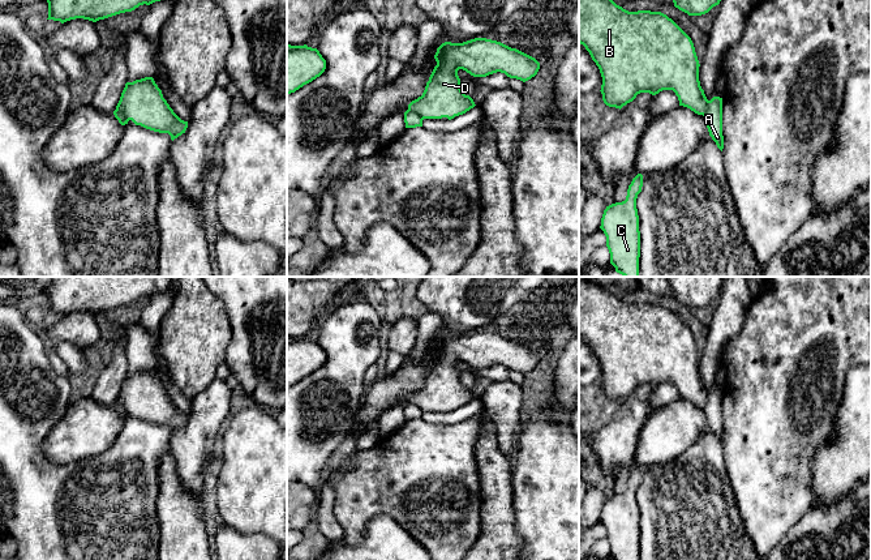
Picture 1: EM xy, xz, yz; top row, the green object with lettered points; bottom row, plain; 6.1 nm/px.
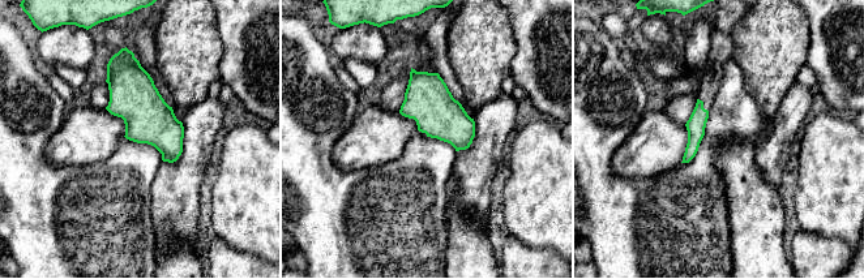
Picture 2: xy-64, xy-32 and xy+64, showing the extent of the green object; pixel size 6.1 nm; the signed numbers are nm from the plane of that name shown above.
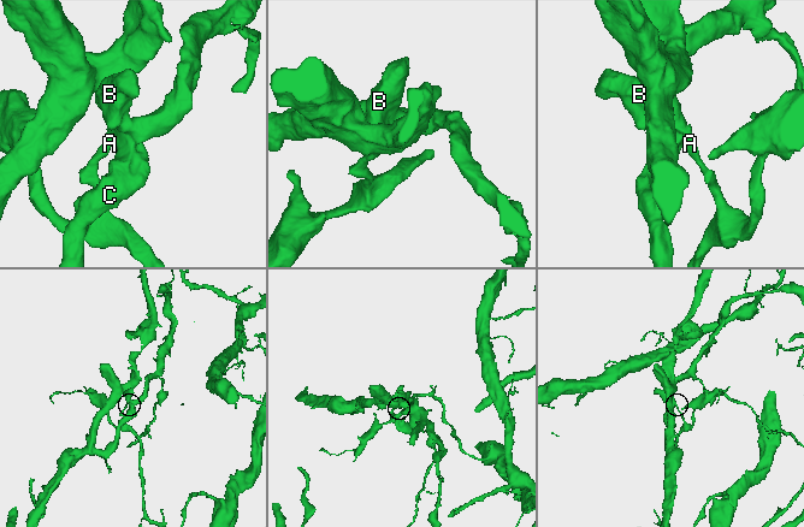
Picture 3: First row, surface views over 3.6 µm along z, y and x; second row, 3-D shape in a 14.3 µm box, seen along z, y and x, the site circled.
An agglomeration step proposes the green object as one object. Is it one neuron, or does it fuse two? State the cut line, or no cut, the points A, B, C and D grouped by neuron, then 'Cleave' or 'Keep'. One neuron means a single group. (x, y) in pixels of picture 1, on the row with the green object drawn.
Split along xy (116, 107), (131, 119). Groups: A / B C D. Cleave

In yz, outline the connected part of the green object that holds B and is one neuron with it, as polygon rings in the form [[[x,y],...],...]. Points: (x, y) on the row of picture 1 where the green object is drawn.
[[[579,0],[579,43],[585,47],[602,77],[602,101],[622,108],[638,94],[673,90],[679,106],[704,115],[709,101],[699,81],[699,60],[691,38],[661,12],[628,12],[613,0]]]

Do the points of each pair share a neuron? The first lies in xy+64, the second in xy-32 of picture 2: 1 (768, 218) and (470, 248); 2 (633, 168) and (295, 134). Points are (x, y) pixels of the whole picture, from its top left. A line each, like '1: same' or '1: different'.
1: same
2: different

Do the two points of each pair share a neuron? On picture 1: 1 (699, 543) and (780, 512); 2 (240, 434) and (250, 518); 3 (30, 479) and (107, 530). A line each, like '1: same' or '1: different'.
1: different
2: same
3: same

